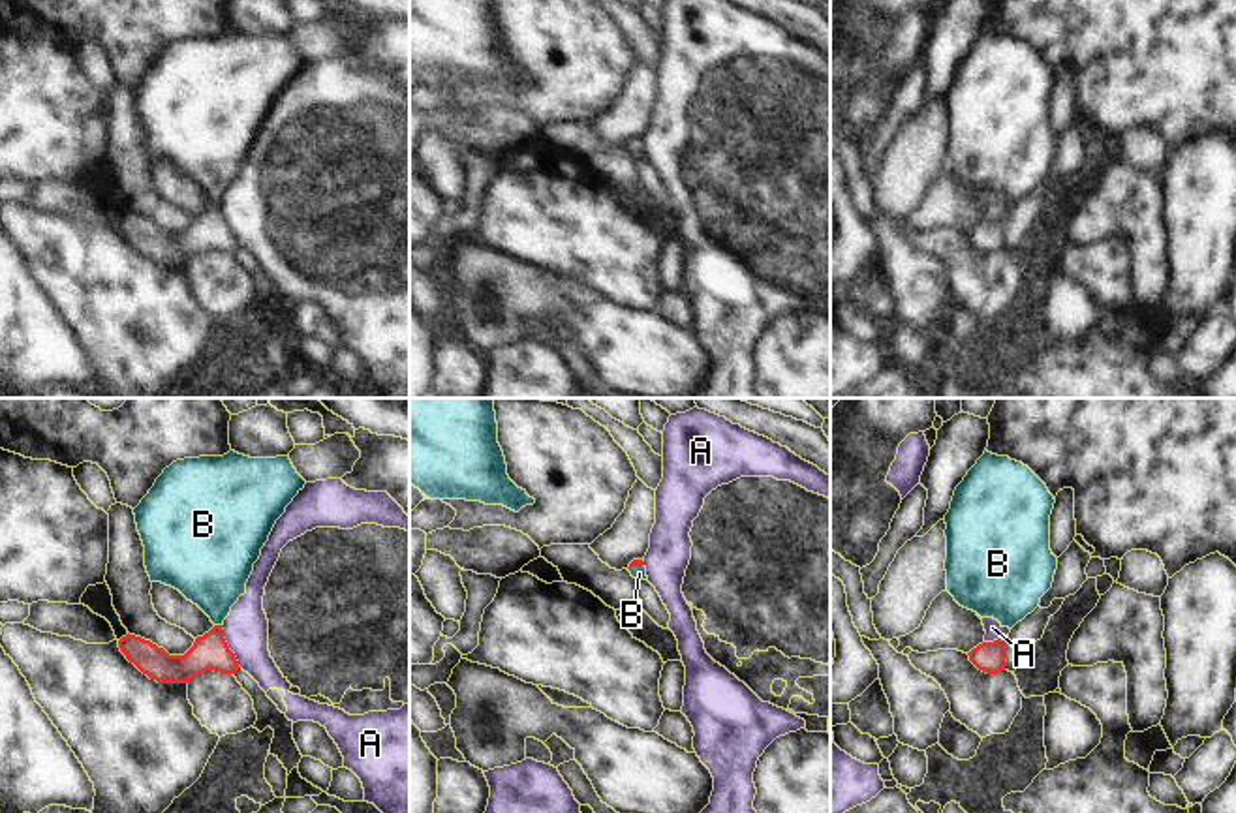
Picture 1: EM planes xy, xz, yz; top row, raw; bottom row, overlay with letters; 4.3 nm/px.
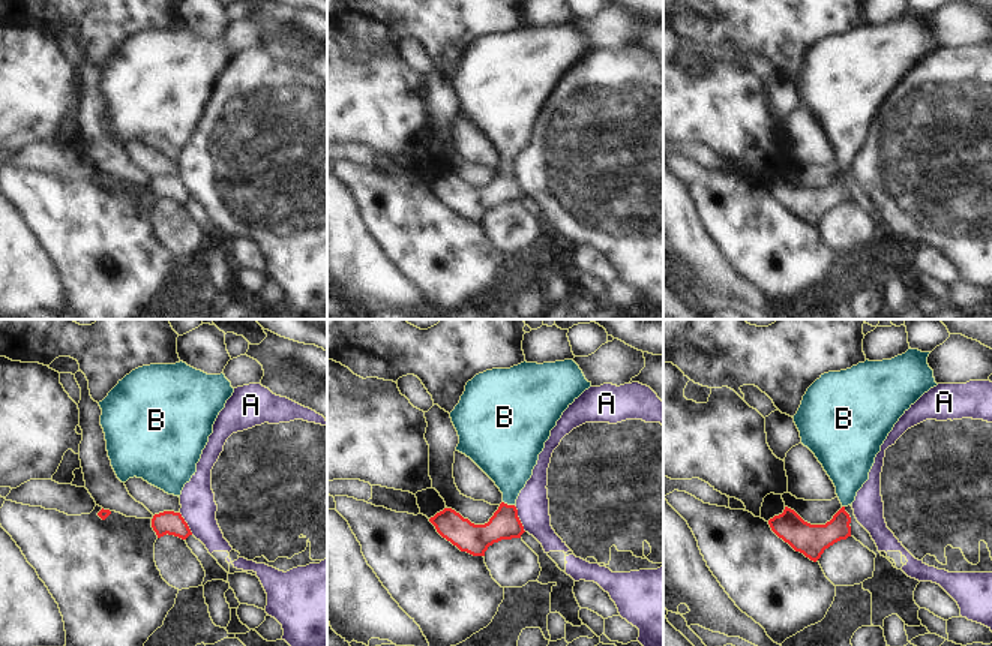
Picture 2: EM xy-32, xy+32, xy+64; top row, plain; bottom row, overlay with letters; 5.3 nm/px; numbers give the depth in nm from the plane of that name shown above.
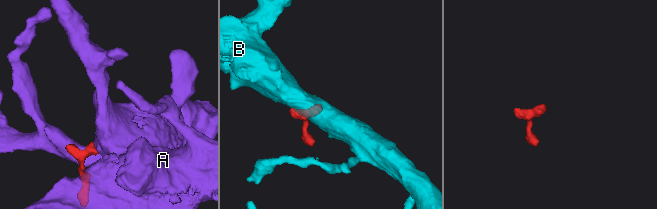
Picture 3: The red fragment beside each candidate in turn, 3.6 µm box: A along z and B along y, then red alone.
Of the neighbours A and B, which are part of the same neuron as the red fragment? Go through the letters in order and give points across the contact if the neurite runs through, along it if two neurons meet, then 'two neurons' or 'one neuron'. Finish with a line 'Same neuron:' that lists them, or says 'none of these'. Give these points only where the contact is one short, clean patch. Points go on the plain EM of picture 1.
A: along xy (220, 205), (222, 216), (241, 246) | two neurons
B: across xy (209, 231), (218, 205), (211, 149) | one neuron
Same neuron: B

